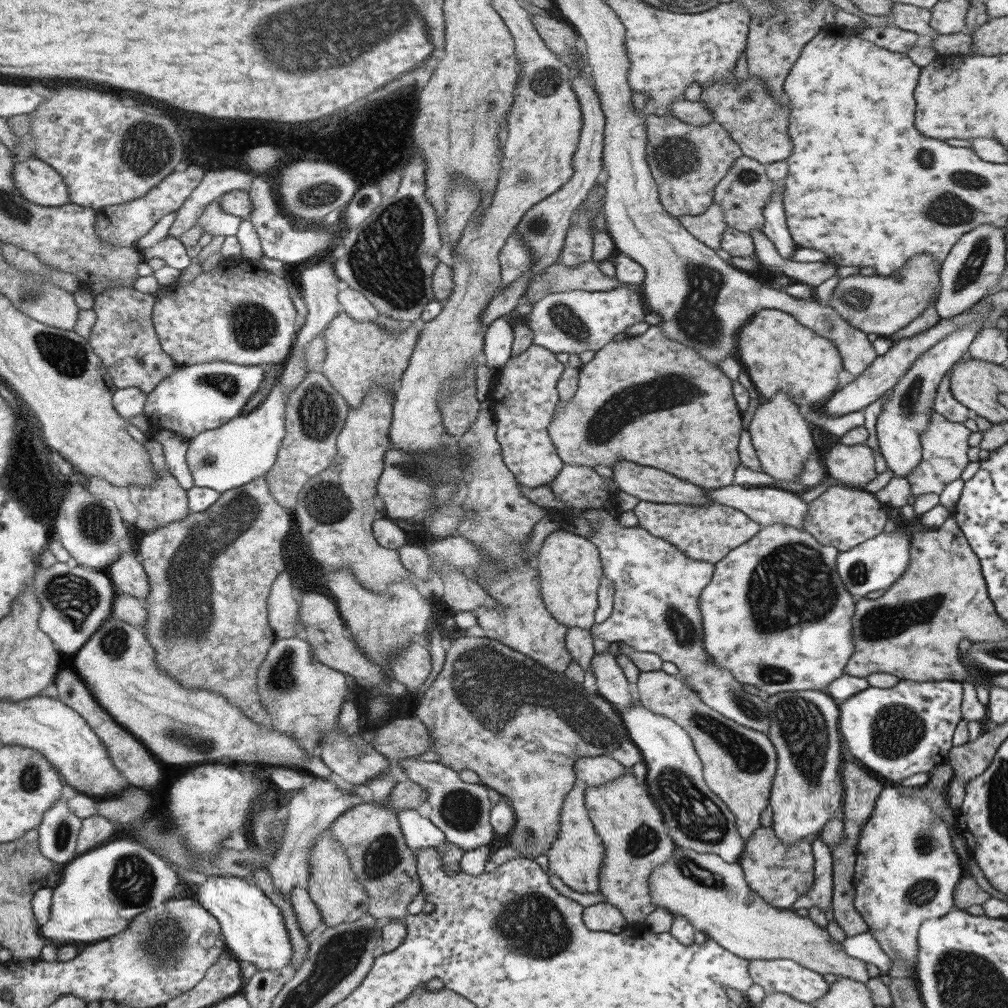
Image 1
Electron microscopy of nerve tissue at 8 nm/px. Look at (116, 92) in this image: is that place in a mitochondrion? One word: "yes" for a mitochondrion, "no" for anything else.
no

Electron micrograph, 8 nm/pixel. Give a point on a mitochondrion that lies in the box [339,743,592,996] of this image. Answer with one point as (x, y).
(529, 924)

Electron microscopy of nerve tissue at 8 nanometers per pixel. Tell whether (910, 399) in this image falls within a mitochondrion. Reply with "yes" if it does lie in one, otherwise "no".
yes

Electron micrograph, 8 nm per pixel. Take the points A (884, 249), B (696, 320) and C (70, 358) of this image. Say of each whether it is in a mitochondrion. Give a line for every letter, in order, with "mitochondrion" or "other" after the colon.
A: other
B: mitochondrion
C: mitochondrion

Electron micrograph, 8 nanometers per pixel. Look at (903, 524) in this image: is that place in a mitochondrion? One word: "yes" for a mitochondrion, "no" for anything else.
no

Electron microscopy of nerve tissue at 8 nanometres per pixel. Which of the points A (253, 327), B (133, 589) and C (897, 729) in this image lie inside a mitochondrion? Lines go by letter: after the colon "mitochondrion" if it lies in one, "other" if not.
A: mitochondrion
B: other
C: mitochondrion

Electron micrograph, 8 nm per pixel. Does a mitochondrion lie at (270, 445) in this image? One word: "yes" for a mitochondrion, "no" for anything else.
no

